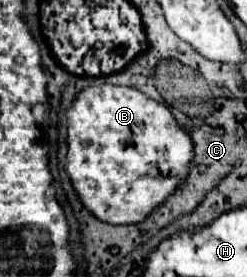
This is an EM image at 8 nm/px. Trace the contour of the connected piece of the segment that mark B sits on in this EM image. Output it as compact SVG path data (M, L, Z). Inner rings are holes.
M111 86L83 90L73 106L67 110L69 120L69 152L65 170L83 202L83 206L101 222L107 224L139 224L147 220L171 194L187 180L189 164L193 160L193 140L177 124L171 110L145 96L137 88Z

